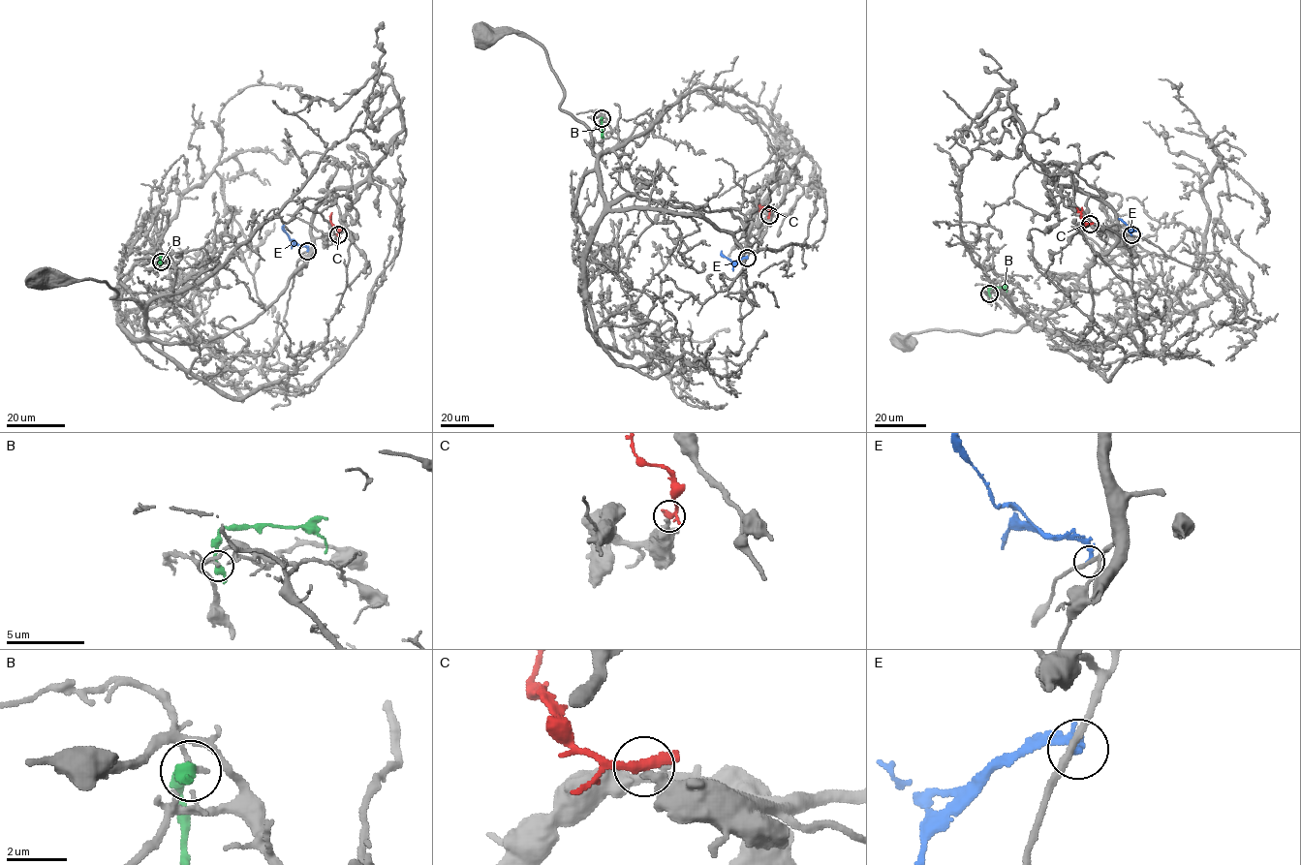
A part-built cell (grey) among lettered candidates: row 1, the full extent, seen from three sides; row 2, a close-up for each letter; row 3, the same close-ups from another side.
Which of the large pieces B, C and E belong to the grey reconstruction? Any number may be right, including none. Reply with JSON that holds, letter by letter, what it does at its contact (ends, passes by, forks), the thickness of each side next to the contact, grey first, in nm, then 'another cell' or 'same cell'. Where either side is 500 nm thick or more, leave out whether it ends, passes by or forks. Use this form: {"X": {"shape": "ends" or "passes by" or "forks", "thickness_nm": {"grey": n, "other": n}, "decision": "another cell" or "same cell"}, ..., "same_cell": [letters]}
{"B": {"thickness_nm": {"grey": 180, "other": 500}, "decision": "another cell"}, "C": {"shape": "passes by", "thickness_nm": {"grey": 320, "other": 280}, "decision": "another cell"}, "E": {"shape": "ends", "thickness_nm": {"grey": 240, "other": 240}, "decision": "another cell"}, "same_cell": []}

